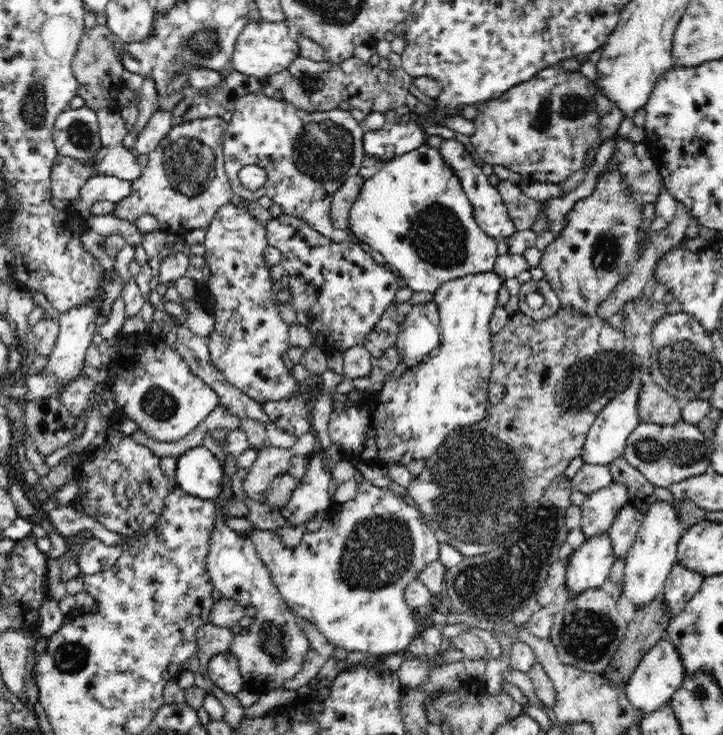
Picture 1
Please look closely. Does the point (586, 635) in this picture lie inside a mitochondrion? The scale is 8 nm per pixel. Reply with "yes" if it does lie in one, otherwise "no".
yes

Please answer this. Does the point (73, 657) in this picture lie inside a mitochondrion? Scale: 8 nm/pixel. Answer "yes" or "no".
yes

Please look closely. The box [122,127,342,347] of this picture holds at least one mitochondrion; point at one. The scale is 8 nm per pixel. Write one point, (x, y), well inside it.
(188, 163)

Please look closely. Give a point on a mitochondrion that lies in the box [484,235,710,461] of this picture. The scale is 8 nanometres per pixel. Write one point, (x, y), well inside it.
(593, 378)

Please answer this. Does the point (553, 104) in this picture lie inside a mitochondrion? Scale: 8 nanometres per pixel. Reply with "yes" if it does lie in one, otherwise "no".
yes

